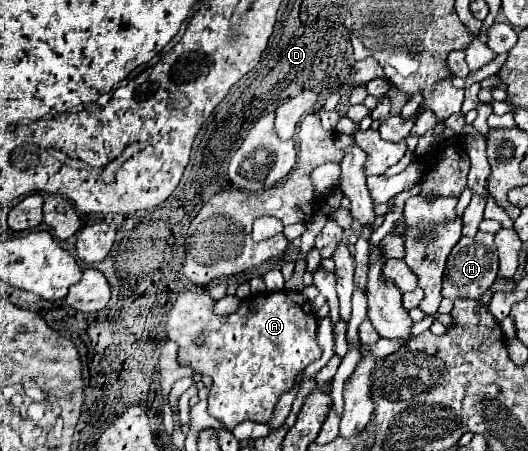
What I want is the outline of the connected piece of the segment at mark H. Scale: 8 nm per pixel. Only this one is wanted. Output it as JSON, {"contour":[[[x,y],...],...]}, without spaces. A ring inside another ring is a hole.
{"contour":[[[478,231],[476,237],[462,237],[454,245],[454,249],[446,261],[442,297],[448,297],[448,299],[458,299],[458,297],[480,299],[488,291],[488,287],[494,283],[496,273],[498,273],[498,253],[494,247],[494,235]]]}

